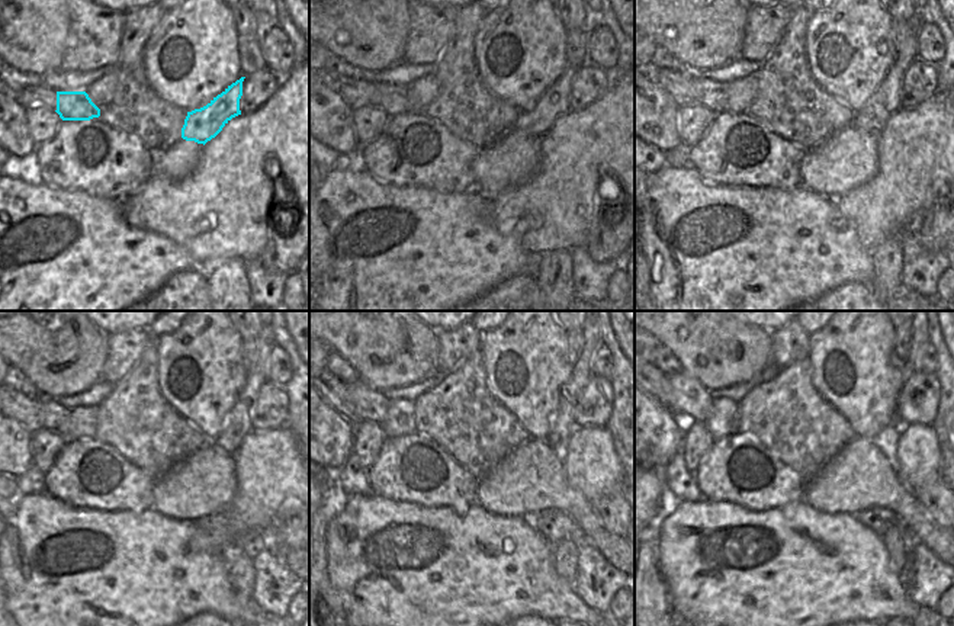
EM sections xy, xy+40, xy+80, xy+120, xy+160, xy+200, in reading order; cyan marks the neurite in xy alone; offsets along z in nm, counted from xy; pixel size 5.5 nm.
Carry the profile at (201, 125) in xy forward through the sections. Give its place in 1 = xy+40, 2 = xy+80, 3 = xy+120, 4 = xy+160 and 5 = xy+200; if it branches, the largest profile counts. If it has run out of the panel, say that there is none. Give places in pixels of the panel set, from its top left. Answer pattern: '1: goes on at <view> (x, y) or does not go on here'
1: goes on at xy+40 (552, 105)
2: goes on at xy+80 (885, 102)
3: goes on at xy+120 (237, 424)
4: goes on at xy+160 (564, 424)
5: goes on at xy+200 (916, 340)

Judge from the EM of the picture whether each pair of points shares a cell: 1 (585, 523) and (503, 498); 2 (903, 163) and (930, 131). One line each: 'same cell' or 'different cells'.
1: same cell
2: same cell

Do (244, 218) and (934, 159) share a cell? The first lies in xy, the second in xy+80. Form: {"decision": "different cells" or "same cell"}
{"decision": "same cell"}

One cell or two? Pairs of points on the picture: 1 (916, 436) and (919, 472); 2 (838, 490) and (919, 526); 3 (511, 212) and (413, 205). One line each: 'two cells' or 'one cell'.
1: one cell
2: one cell
3: two cells

